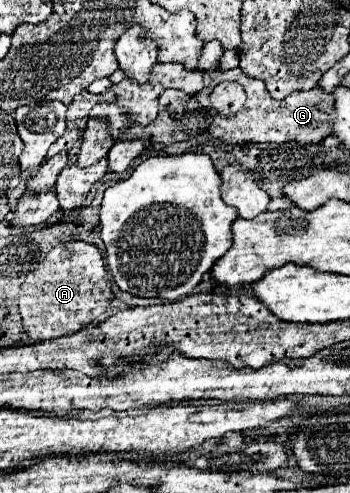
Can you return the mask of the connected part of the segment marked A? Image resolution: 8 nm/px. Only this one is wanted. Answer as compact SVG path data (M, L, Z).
M66 242L54 246L46 254L46 258L26 274L26 282L20 288L20 314L24 330L30 336L28 344L60 338L82 330L86 324L92 324L96 318L100 318L110 308L110 302L112 302L112 280L108 276L100 250L94 244L86 242Z

